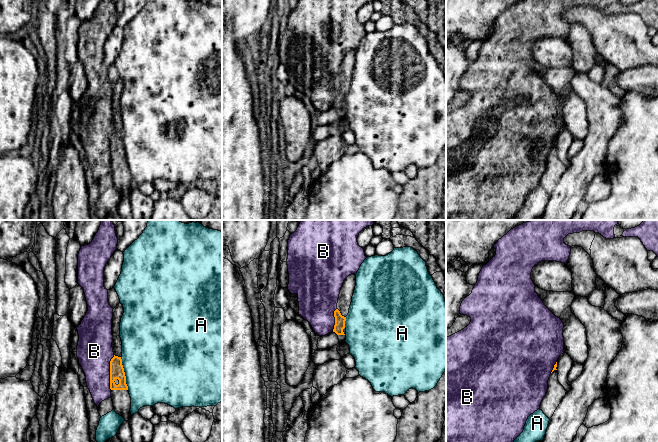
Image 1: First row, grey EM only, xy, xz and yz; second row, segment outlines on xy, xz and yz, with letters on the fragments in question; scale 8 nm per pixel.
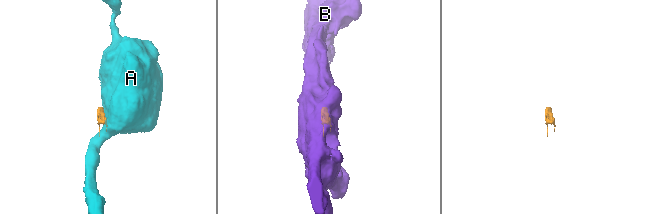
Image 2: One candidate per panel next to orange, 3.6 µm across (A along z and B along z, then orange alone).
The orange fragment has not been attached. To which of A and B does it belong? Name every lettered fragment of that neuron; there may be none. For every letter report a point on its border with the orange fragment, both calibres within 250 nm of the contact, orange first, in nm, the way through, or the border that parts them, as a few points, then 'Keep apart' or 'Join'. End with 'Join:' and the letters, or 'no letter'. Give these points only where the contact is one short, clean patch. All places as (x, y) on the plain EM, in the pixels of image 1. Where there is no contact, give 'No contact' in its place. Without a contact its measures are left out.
A: Touches orange at xy (124, 149). Thickness 110 nm (orange) against 500 nm. Keep apart
B: Touches orange at xy (110, 148). Thickness 110 nm (orange) against 280 nm. Boundary: xy (114, 131), (110, 137), (110, 165). Keep apart
Join: no letter

